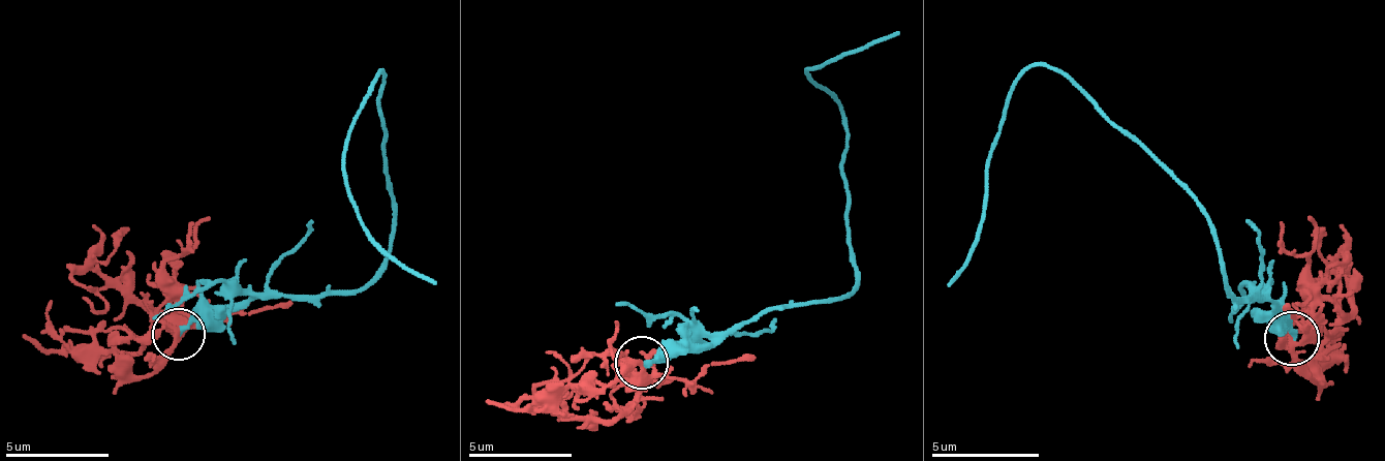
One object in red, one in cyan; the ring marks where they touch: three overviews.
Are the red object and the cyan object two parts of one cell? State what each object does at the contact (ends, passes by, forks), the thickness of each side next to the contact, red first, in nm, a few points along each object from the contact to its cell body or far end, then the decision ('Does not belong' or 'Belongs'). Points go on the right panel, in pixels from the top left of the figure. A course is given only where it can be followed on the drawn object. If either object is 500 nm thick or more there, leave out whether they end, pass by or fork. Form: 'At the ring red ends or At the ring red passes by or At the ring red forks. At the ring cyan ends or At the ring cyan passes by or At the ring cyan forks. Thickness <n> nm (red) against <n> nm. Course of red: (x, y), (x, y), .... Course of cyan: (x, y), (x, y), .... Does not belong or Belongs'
At the ring red forks. At the ring cyan ends. Thickness 240 nm (red) against 240 nm. Course of red: (1290, 339), (1323, 301), (1339, 290), (1350, 301), (1350, 285), (1328, 274), (1295, 312), (1280, 301). Course of cyan: (1295, 339), (1268, 301), (1231, 290), (1204, 210), (1069, 80), (1042, 63), (1004, 106), (982, 225), (950, 285). Belongs

